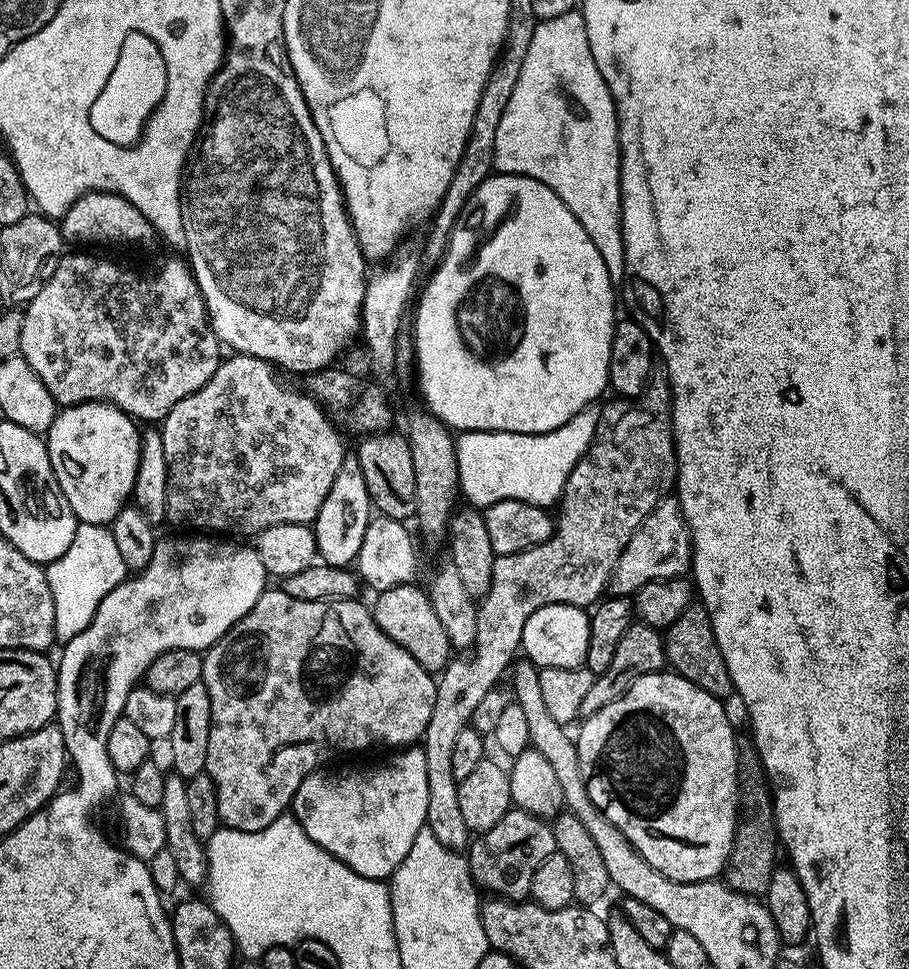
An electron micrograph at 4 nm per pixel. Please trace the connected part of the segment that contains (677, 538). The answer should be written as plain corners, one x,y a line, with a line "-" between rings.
665,495
650,510
650,514
638,526
612,572
610,592
613,596
631,597
646,582
665,580
671,576
684,576
692,566
692,532
680,509
680,501
675,495

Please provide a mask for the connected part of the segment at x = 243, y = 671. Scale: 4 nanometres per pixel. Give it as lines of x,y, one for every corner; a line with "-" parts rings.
266,590
254,602
254,606
234,627
216,644
203,653
204,679
202,683
210,694
210,742
206,745
206,766
204,771
214,782
214,790
218,794
218,814
221,825
225,828
257,832
279,816
289,811
294,794
298,794
298,786
312,772
323,769
327,760
340,756
343,752
364,752
367,748
392,748
403,750
415,745
423,737
426,722
430,722
430,714
434,711
437,677
426,671
394,638
390,638
378,626
372,617
372,609
366,603
354,600
319,600
306,602
298,598
290,598
282,590

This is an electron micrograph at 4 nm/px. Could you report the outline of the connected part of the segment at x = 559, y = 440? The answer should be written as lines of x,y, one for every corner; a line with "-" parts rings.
589,406
574,414
574,418
570,418
562,426
549,432
542,432
539,436
517,432
469,432
461,435
456,446
456,457
463,499
468,499
465,501
479,510
489,508
494,502
503,500
521,500
539,508
551,509
564,493
566,478
570,478
570,470
574,470
576,463
591,446
599,421
600,408

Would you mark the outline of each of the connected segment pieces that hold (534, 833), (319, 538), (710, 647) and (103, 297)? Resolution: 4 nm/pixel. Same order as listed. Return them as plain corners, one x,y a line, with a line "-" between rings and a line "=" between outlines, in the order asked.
513,807
512,811
505,814
494,826
490,826
490,830
479,833
471,841
466,855
472,879
485,893
488,891
488,894
493,897
505,900
523,901
532,891
534,870
538,870
538,866
542,866
544,859
550,858
550,854
554,851
556,851
556,843
551,823
543,816
535,816
529,812
523,812
520,808
=
354,454
345,455
334,485
312,523
317,553
323,563
349,567
357,559
373,512
366,480
362,476
361,463
=
694,602
682,610
681,616
663,633
664,659
667,667
676,675
694,682
706,694
716,696
720,701
727,701
733,695
730,670
726,670
726,662
722,658
722,650
718,650
718,642
714,638
714,626
710,622
710,614
704,605
=
72,252
69,256
64,254
55,261
56,269
54,269
54,264
50,275
40,285
38,294
34,294
34,298
29,300
23,309
22,346
19,355
23,356
26,362
30,362
30,370
34,370
38,378
42,378
42,386
50,390
57,405
102,402
114,405
137,422
143,422
143,420
148,420
144,422
160,422
170,414
170,410
174,410
178,402
182,402
182,398
194,394
202,386
206,386
206,382
210,382
214,370
218,370
222,359
222,353
220,353
222,345
216,336
216,331
212,329
211,322
208,321
206,302
202,298
202,290
198,282
192,277
191,267
183,259
180,260
166,261
164,268
158,269
153,276
147,276
144,272
135,272
132,268
123,268
122,265
115,264
112,260
103,260
100,256
87,256
84,252

